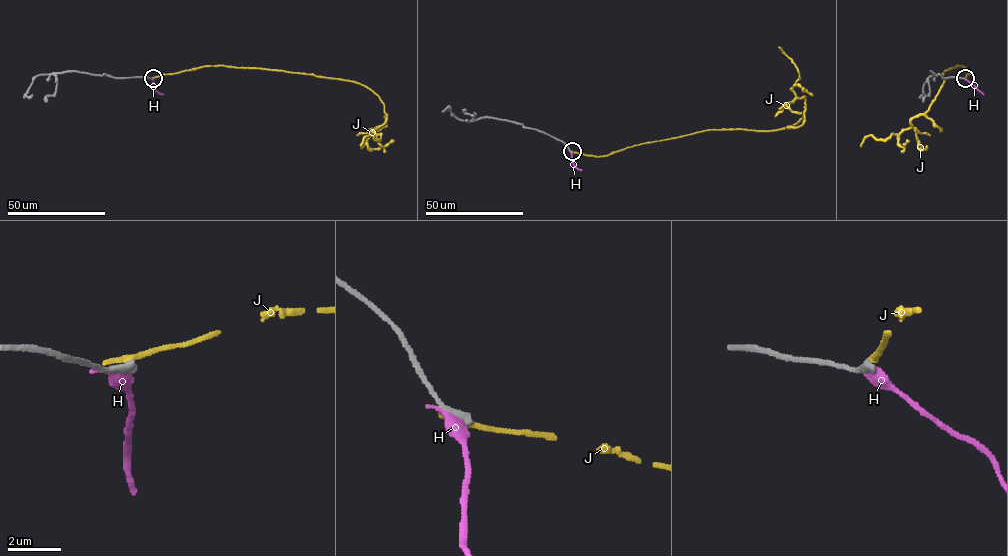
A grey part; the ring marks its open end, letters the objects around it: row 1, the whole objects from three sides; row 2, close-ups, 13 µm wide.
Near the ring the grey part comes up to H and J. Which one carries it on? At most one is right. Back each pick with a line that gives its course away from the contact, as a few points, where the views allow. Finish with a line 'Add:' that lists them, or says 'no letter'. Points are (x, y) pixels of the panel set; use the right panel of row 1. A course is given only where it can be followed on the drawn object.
Add: no letter

